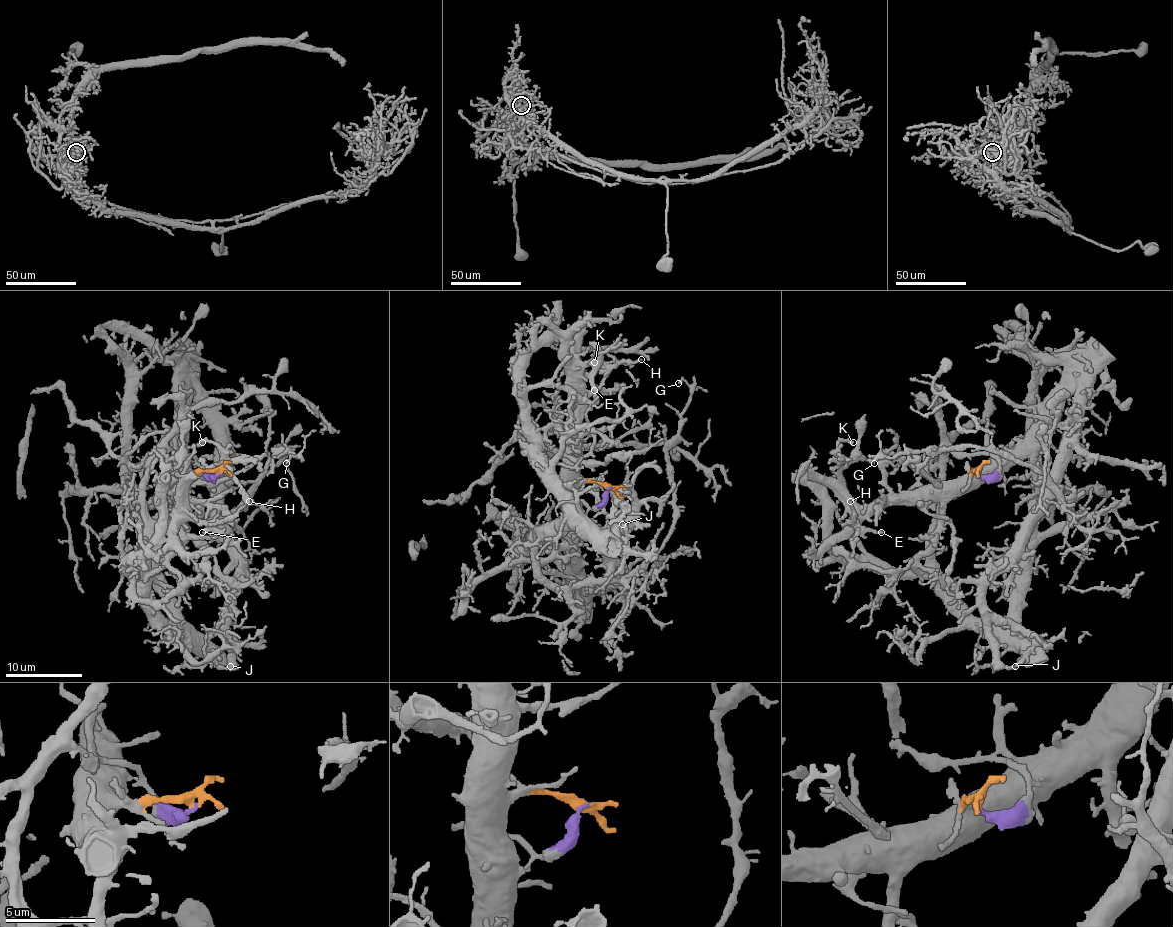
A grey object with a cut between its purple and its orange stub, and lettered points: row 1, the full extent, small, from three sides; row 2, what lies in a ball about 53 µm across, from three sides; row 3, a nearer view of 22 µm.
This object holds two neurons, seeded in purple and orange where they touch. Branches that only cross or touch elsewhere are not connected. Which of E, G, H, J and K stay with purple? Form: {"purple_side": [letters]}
{"purple_side": ["G"]}

